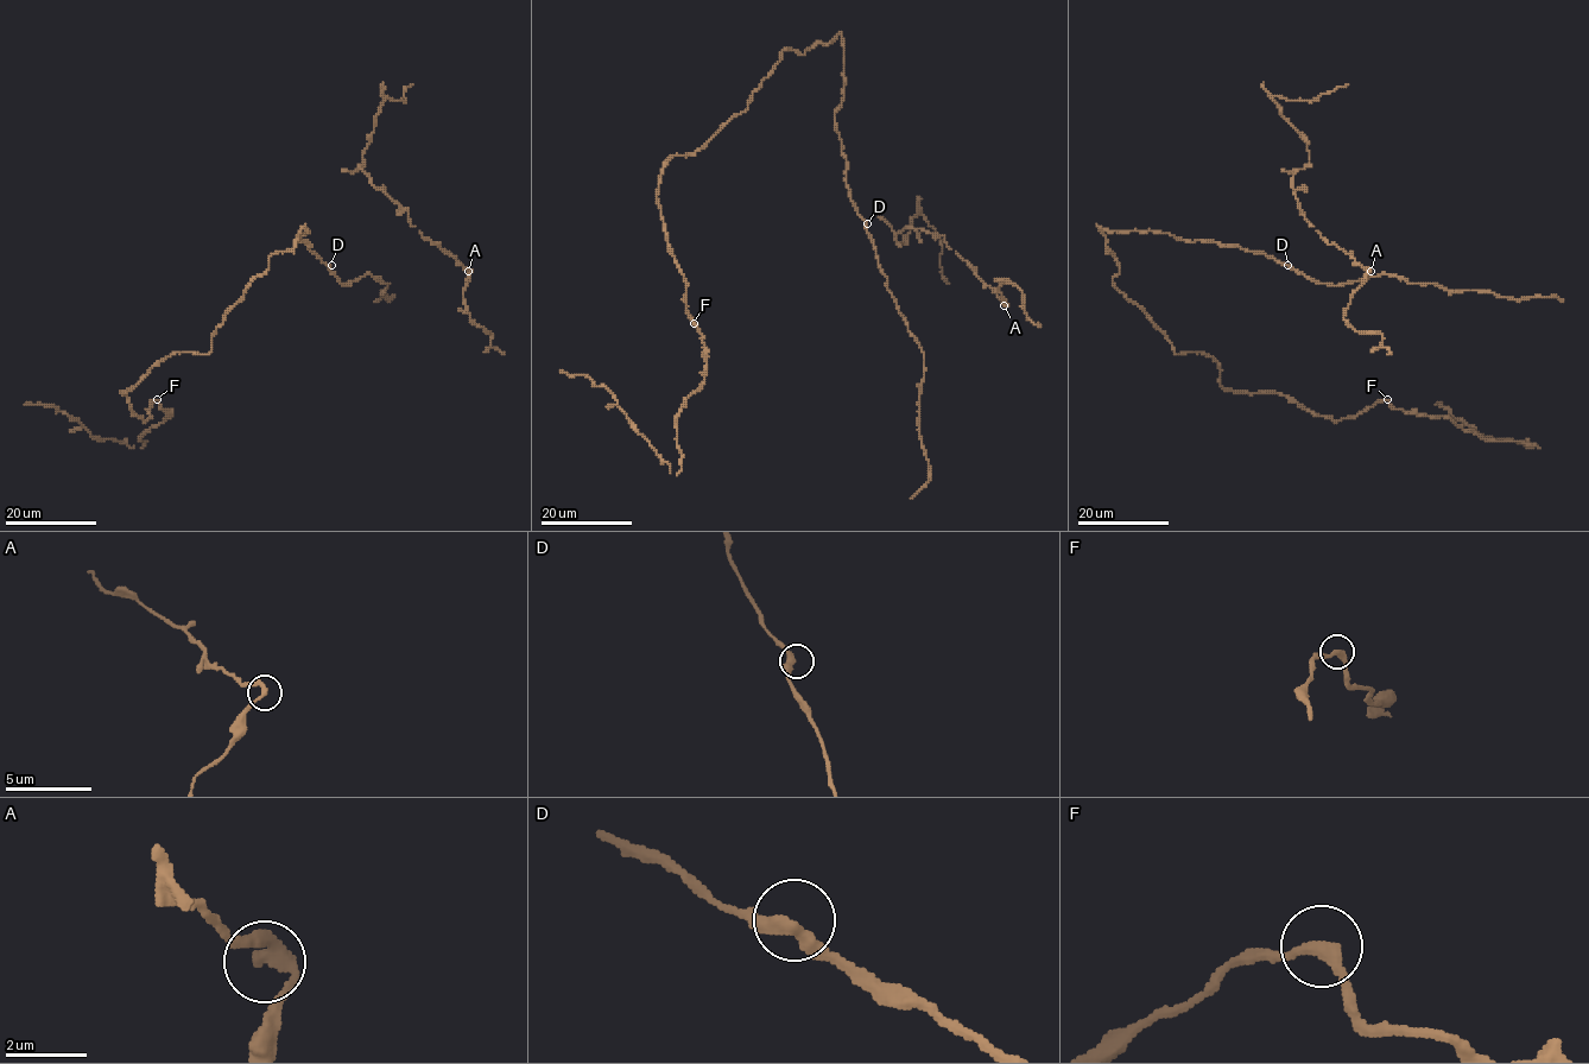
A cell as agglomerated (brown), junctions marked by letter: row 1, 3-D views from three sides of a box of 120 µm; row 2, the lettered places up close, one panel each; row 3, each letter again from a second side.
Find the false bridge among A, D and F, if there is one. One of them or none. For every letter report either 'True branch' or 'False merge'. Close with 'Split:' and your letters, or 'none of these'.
A: True branch
D: True branch
F: True branch
Split: none of these

